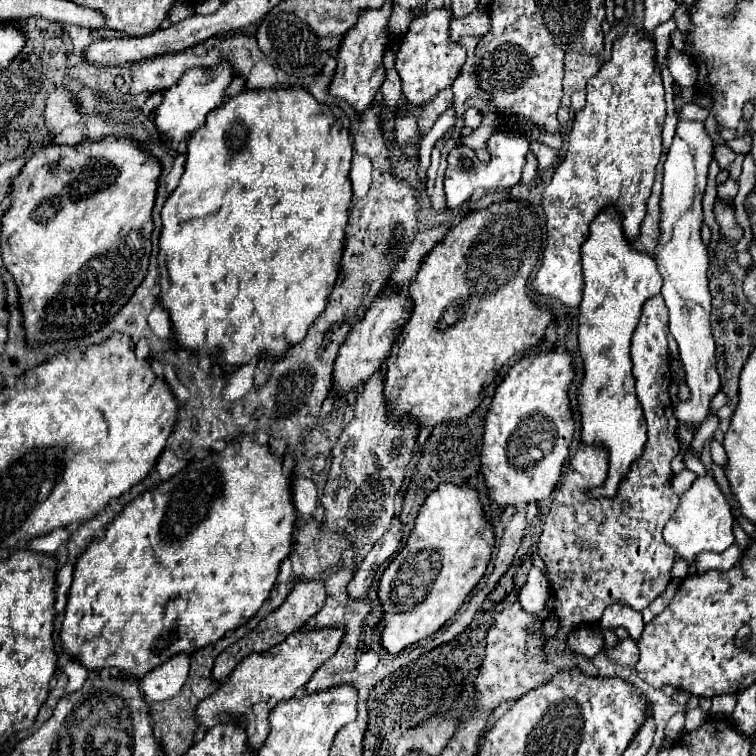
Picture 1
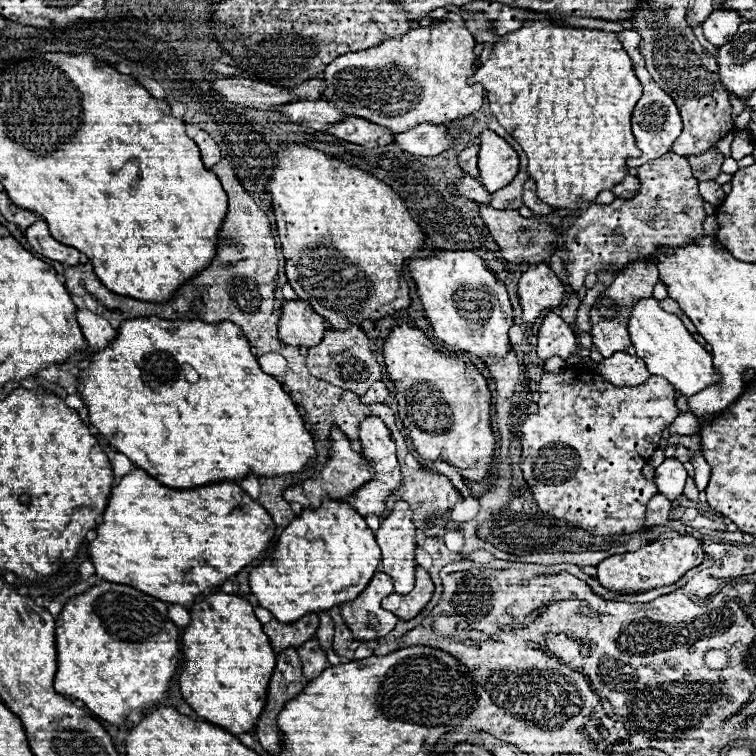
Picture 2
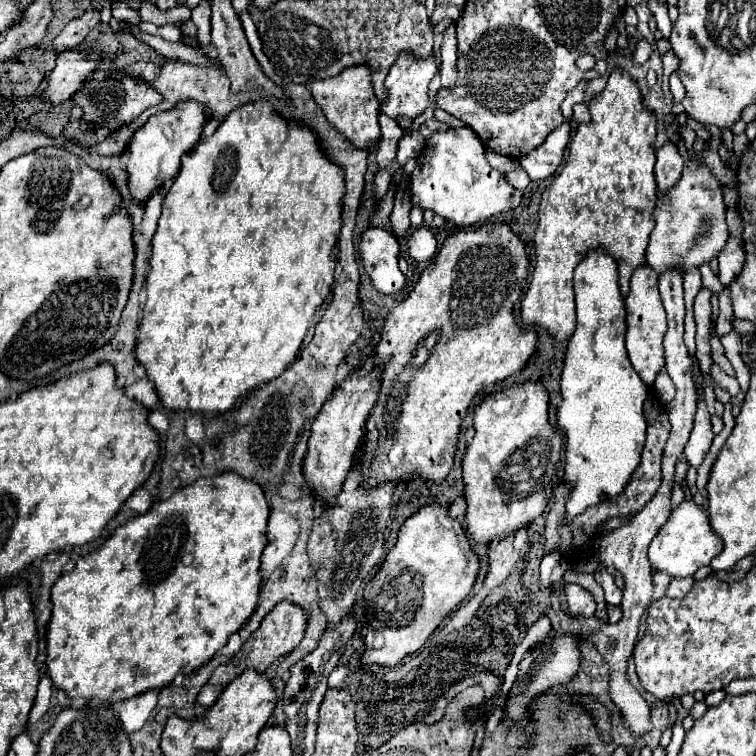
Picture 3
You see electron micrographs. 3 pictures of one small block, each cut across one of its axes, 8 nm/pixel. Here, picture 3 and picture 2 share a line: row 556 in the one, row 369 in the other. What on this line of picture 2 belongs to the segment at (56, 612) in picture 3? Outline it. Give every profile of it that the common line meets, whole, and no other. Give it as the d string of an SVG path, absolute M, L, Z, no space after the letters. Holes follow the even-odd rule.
M144 316L144 318L134 318L134 320L124 320L118 328L116 338L102 350L96 350L88 358L88 368L80 370L78 374L78 394L82 396L86 410L88 410L88 420L94 424L100 434L118 448L124 456L128 456L138 468L146 470L152 478L156 478L160 484L170 486L170 488L194 488L194 486L204 486L210 482L222 482L222 480L236 480L244 478L246 474L256 474L256 476L276 476L276 474L294 474L302 472L306 464L314 464L316 460L316 448L314 448L314 438L306 430L302 416L296 412L296 404L290 400L290 396L282 390L282 384L270 376L264 374L256 362L256 356L250 352L248 338L244 338L244 332L236 328L232 322L224 320L220 324L208 324L200 320L164 320L158 316ZM184 364L196 370L198 382L188 382L184 376Z

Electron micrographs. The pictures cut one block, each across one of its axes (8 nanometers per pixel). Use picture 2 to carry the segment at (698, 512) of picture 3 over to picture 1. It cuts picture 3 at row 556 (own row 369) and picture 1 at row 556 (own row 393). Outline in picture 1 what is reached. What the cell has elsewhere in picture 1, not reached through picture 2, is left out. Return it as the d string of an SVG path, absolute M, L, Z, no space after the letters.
M698 476L690 490L680 496L680 504L668 524L664 526L664 540L668 546L676 550L676 554L686 560L688 574L696 574L696 558L702 552L724 552L728 546L734 544L732 534L732 508L724 494L720 492L718 484L712 476Z

